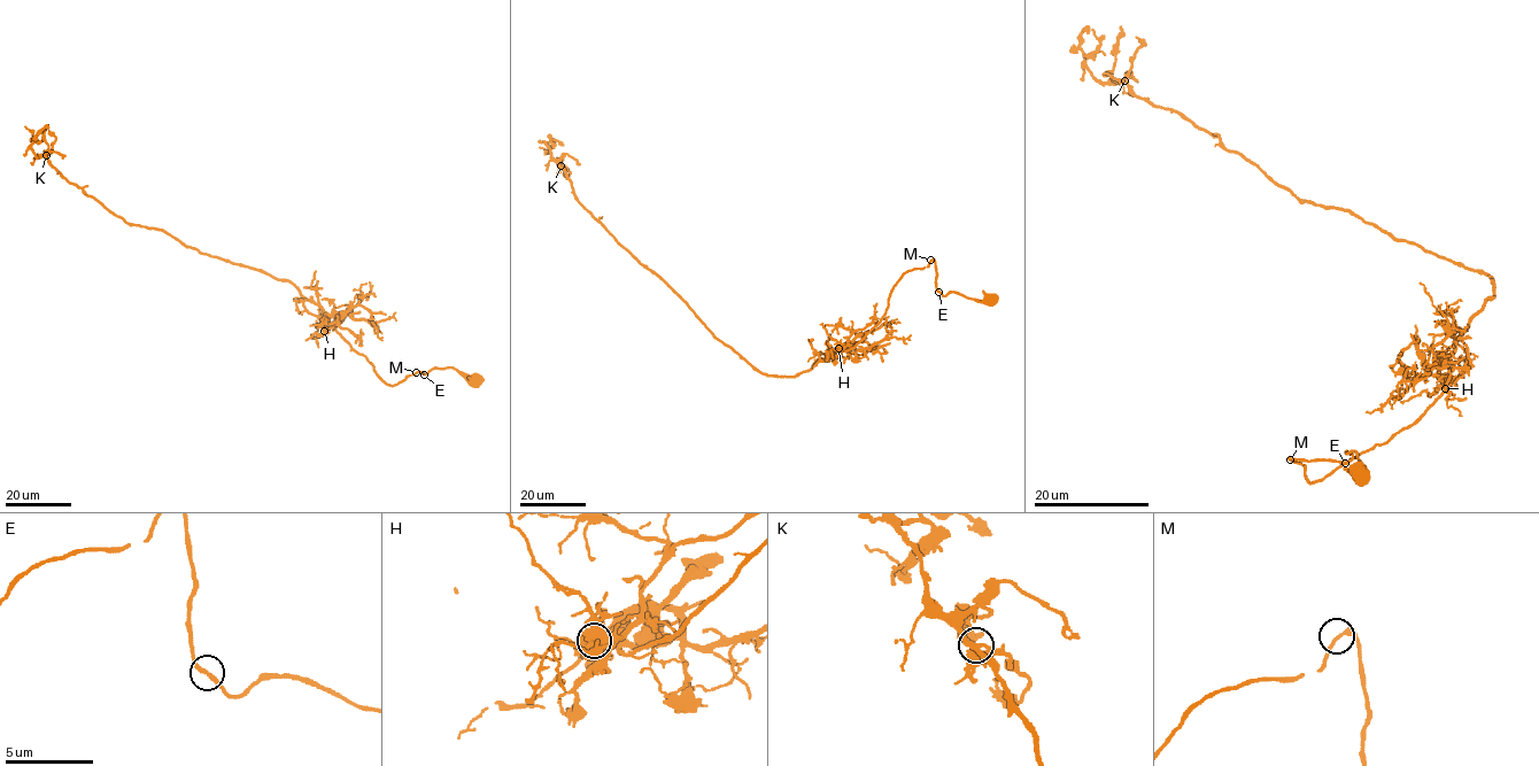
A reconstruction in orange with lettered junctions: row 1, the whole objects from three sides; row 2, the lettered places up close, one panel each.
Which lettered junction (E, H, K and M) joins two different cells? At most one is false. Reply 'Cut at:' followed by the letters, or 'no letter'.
Cut at: no letter

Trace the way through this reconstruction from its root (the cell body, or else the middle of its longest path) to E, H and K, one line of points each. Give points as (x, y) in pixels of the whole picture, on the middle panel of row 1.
E: (990, 300), (975, 301), (954, 292), (943, 295), (938, 291)
H: (990, 300), (943, 295), (932, 260), (902, 277), (886, 314), (853, 348), (838, 348)
K: (990, 300), (943, 295), (932, 260), (902, 277), (853, 348), (768, 376), (617, 241), (561, 165)

